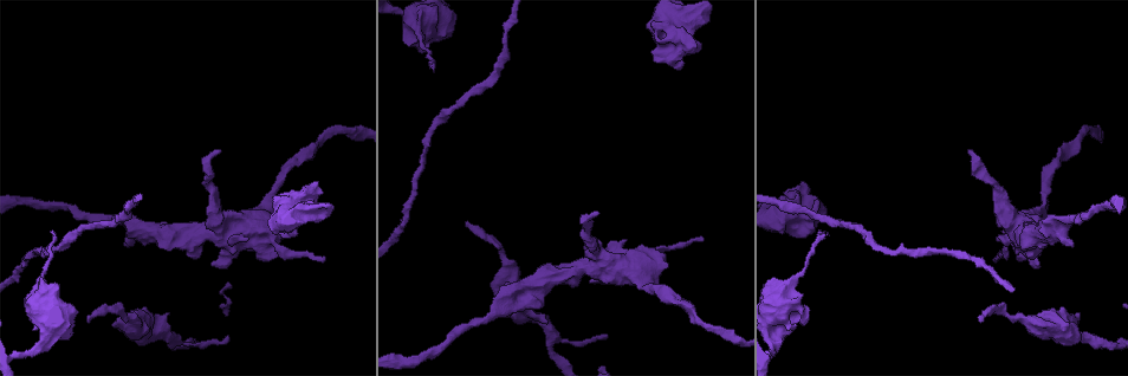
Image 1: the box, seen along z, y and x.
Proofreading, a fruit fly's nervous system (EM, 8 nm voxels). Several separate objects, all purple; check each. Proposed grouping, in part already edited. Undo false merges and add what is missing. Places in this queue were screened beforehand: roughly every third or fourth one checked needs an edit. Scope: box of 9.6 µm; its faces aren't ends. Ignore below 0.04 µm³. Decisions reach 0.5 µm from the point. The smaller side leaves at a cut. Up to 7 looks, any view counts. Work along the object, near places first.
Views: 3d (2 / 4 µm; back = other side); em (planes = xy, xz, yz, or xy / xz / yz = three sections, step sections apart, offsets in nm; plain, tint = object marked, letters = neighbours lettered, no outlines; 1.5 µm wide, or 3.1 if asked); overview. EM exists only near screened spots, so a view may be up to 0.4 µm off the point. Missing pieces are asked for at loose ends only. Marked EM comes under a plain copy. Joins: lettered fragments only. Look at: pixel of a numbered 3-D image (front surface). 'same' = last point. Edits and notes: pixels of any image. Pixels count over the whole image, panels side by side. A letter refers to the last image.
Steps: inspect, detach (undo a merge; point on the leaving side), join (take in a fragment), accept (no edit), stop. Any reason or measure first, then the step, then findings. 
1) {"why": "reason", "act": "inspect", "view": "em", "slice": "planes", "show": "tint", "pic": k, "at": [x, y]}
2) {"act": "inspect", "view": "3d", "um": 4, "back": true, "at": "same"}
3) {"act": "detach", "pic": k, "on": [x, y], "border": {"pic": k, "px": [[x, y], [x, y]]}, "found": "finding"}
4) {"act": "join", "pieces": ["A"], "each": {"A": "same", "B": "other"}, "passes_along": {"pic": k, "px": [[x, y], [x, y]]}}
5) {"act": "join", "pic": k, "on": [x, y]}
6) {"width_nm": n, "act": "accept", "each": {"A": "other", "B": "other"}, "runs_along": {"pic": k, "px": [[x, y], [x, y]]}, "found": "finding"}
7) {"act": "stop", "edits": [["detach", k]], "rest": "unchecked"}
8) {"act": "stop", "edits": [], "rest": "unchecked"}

{"why": "branch stops here", "act": "inspect", "view": "3d", "um": 4, "pic": 1, "at": [469, 225]}

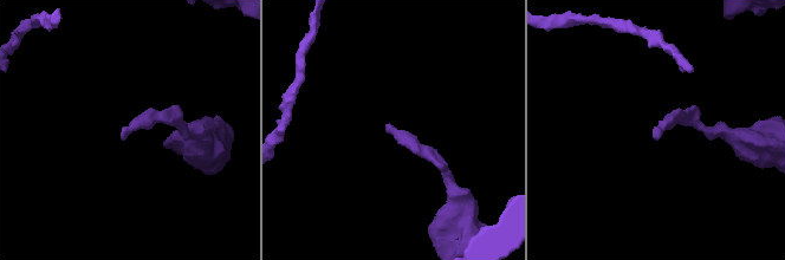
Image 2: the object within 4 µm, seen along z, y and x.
{"why": "need the tissue", "act": "inspect", "view": "em", "slice": "xy", "step": 8, "show": "letters", "pic": 2, "at": [122, 137]}

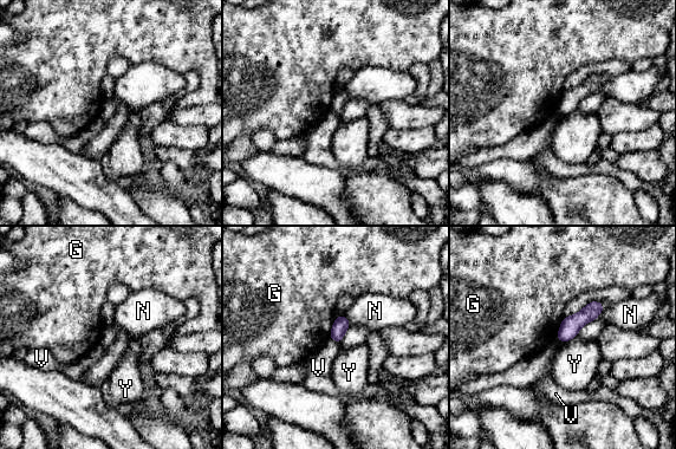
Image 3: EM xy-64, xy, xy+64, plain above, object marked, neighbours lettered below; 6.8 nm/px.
{"why": "another direction", "act": "inspect", "view": "em", "slice": "planes", "show": "letters", "at": "same"}

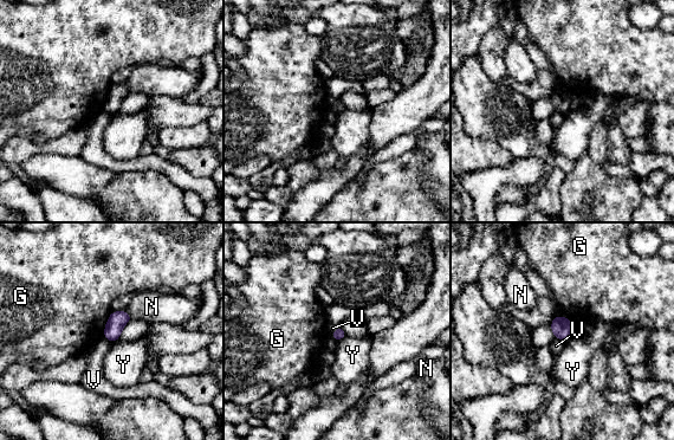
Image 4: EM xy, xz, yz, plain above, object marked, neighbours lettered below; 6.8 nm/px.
{"act": "accept", "each": {"G": "other", "N": "other", "V": "other", "Y": "other"}, "border": {"pic": 4, "px": [[345, 335], [337, 341]]}, "found": "no lettered fragment goes on from it"}

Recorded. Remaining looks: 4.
{"act": "inspect", "view": "em", "slice": "planes", "show": "letters", "pic": 1, "at": [824, 234]}

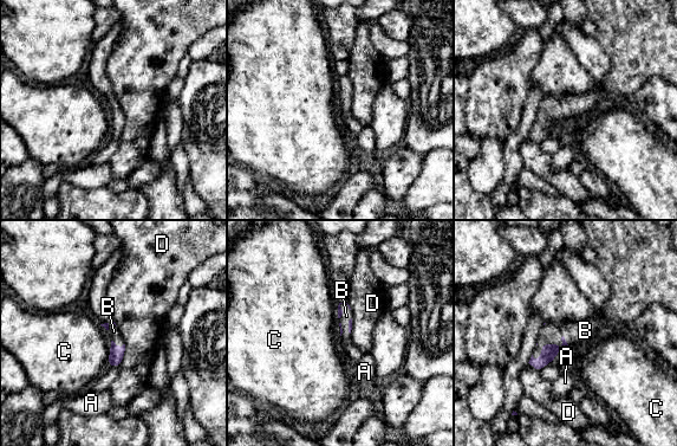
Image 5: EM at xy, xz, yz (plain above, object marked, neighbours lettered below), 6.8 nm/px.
{"longest_contact_nm": ["B", 280], "act": "join", "pieces": ["B"], "each": {"A": "other", "B": "same", "C": "other", "D": "other"}, "passes_along": {"pic": 5, "px": [[548, 351], [547, 343], [574, 331]]}, "found": "the cell continues"}

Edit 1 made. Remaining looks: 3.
{"act": "stop", "edits": [["join", 5]], "rest": "unchecked"}

